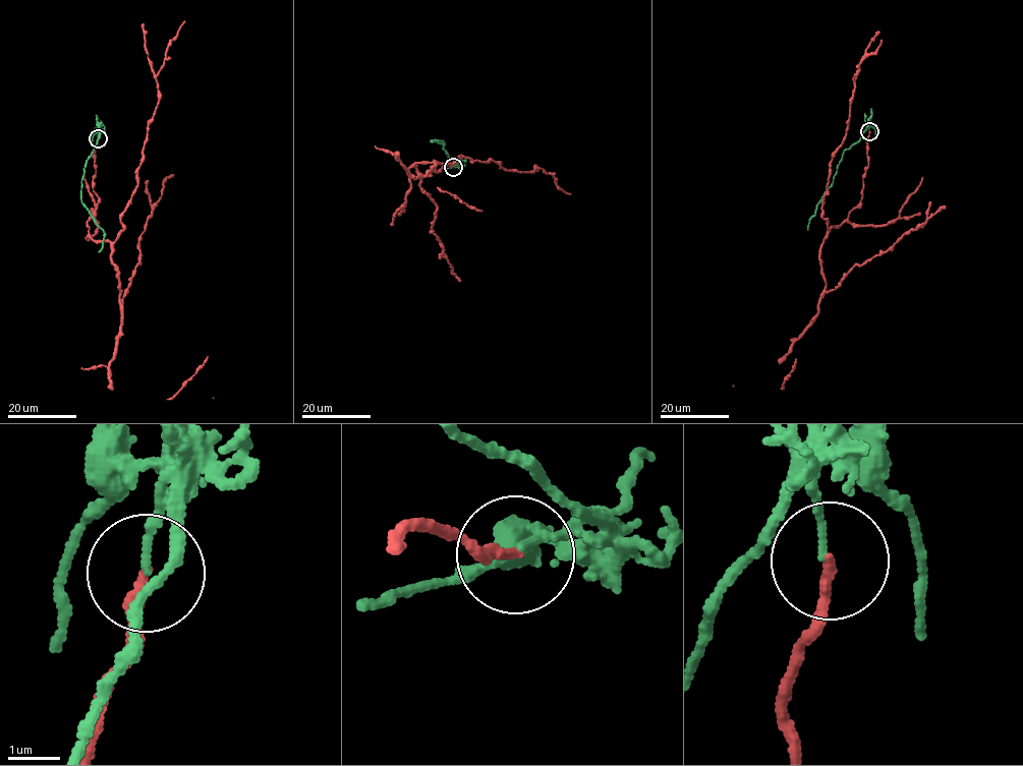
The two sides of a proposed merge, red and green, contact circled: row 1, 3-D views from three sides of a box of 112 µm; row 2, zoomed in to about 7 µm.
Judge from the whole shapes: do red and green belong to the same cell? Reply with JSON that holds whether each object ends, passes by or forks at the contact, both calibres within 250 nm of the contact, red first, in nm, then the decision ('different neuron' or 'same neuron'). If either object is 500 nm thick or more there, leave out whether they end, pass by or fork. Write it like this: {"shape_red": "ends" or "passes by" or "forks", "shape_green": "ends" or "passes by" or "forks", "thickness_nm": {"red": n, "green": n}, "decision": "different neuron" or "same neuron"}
{"shape_red": "ends", "shape_green": "ends", "thickness_nm": {"red": 180, "green": 120}, "decision": "different neuron"}

